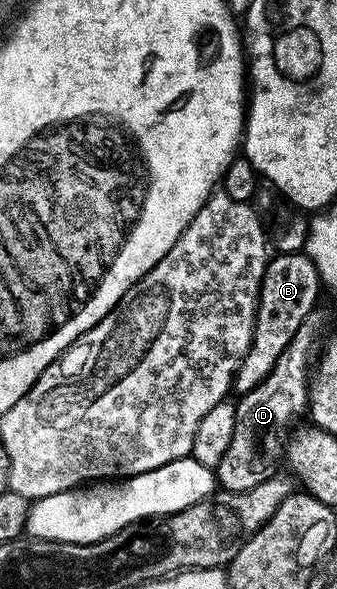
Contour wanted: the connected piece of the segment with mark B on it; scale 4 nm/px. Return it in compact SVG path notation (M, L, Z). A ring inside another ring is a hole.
M306 252L298 254L276 253L270 259L265 268L263 283L259 289L259 307L255 310L255 327L253 328L253 340L246 356L241 360L241 364L235 373L233 390L236 395L248 394L277 364L277 356L285 352L285 344L293 340L297 328L301 328L301 320L309 316L311 310L316 309L321 291L319 273L309 260Z

